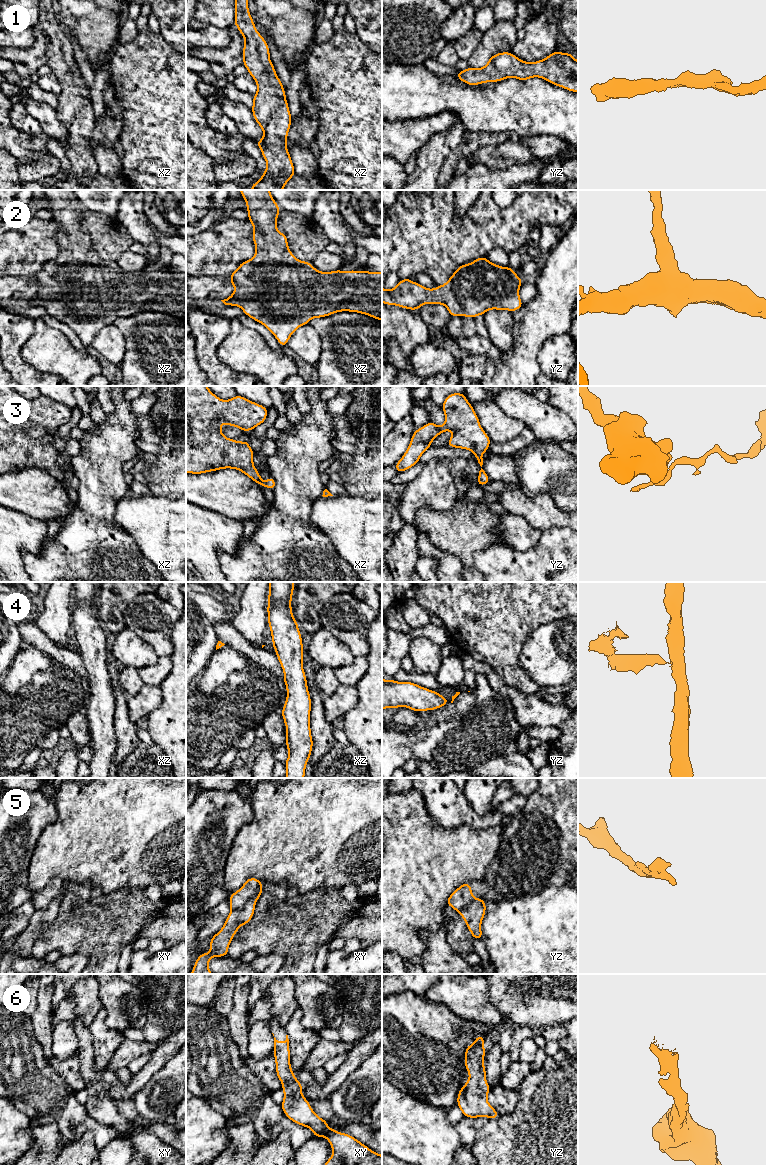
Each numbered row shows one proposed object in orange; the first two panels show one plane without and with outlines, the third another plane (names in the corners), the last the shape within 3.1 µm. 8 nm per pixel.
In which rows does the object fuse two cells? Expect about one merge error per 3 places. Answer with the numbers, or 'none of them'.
3, 4, 5

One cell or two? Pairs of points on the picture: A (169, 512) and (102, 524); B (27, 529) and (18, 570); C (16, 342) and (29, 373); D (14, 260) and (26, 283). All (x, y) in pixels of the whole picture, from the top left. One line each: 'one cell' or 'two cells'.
A: two cells
B: one cell
C: one cell
D: two cells

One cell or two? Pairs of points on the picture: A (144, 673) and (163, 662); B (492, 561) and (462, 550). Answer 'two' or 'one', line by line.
A: one
B: two

